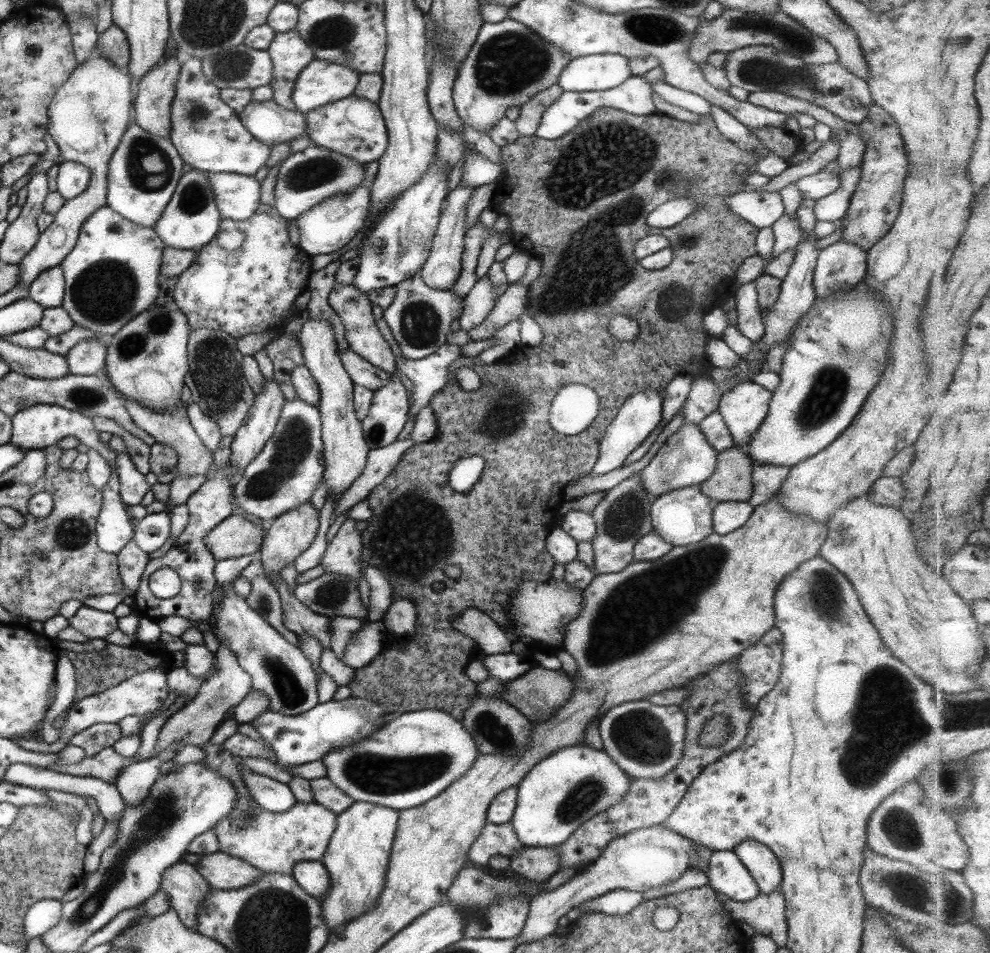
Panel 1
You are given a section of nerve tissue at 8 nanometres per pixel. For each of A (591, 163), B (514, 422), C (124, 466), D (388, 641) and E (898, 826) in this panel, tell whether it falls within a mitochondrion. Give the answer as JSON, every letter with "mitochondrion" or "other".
{"A":"mitochondrion","B":"mitochondrion","C":"other","D":"other","E":"mitochondrion"}

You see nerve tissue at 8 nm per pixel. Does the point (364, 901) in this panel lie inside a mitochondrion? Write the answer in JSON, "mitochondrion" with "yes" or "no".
{"mitochondrion":"no"}

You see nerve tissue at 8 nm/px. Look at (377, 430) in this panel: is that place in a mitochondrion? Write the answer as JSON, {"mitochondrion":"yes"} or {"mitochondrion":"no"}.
{"mitochondrion":"yes"}

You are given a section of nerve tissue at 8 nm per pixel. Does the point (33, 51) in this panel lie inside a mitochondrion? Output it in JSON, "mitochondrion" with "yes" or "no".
{"mitochondrion":"no"}

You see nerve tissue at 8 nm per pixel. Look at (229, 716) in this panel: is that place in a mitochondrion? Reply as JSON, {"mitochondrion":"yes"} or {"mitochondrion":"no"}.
{"mitochondrion":"no"}

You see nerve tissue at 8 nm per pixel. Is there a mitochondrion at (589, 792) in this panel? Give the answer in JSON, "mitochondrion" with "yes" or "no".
{"mitochondrion":"yes"}

